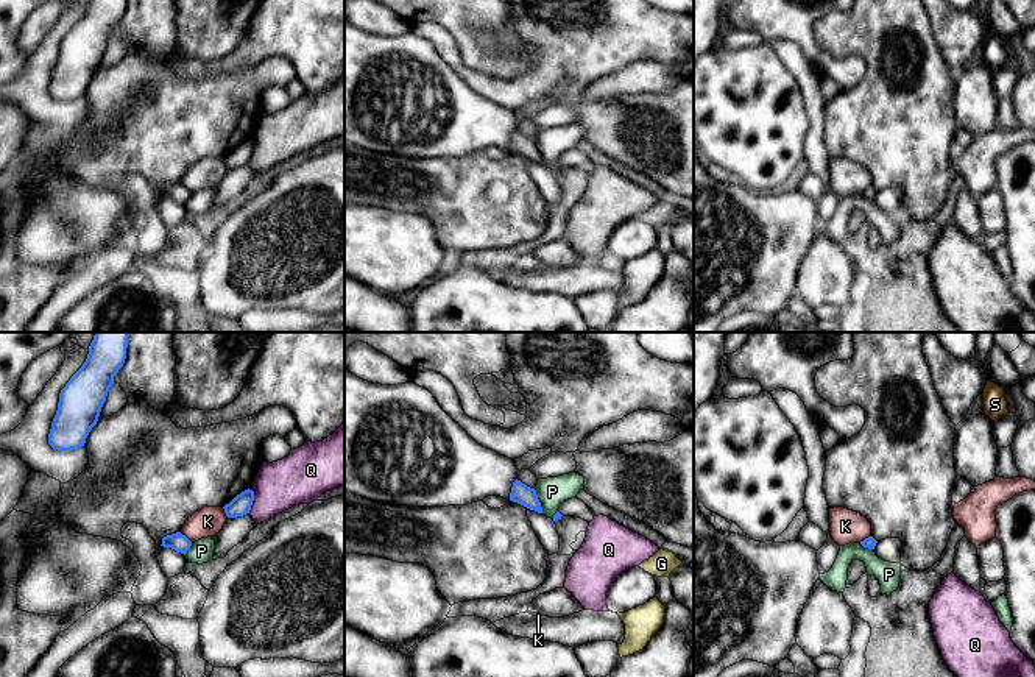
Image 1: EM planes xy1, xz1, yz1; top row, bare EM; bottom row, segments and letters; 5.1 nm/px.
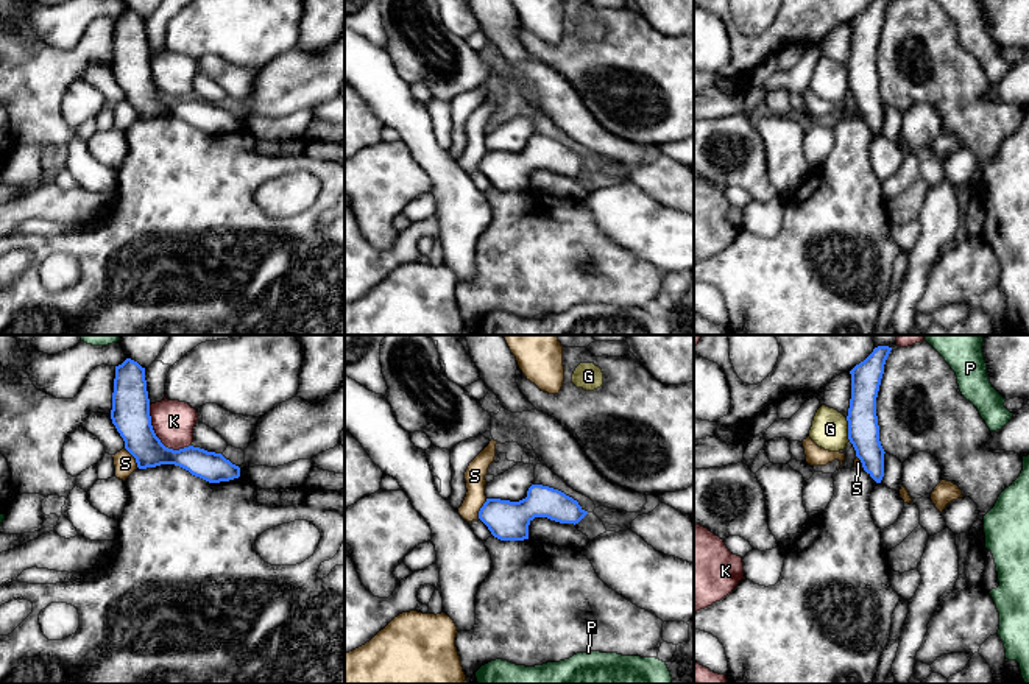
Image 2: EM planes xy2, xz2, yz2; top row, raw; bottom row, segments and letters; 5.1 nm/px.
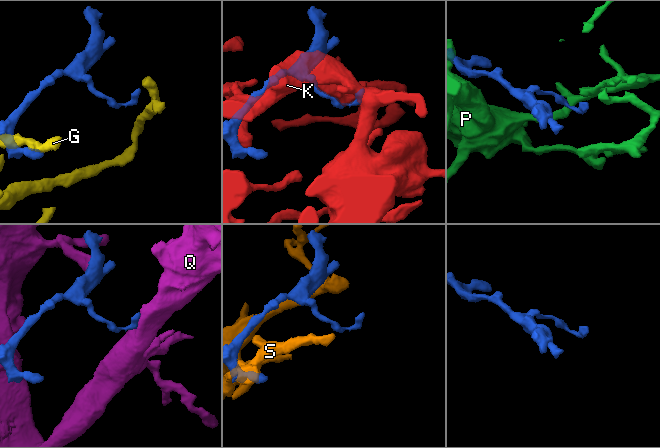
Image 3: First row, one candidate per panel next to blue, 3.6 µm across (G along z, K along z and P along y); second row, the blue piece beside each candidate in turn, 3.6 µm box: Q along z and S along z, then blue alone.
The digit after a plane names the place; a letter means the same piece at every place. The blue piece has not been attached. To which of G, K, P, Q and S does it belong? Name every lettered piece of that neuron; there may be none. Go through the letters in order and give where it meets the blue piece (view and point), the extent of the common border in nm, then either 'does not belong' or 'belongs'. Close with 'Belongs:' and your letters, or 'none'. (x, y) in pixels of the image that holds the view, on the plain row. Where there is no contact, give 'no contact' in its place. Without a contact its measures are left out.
G: yz2 (848, 80) | 120 nm | does not belong
K: xy2 (158, 89) | 300 nm | belongs
P: xz1 (538, 152) | 140 nm | does not belong
Q: xy1 (253, 150) | 120 nm | does not belong
S: xz2 (480, 159) | 120 nm | does not belong
Belongs: K

